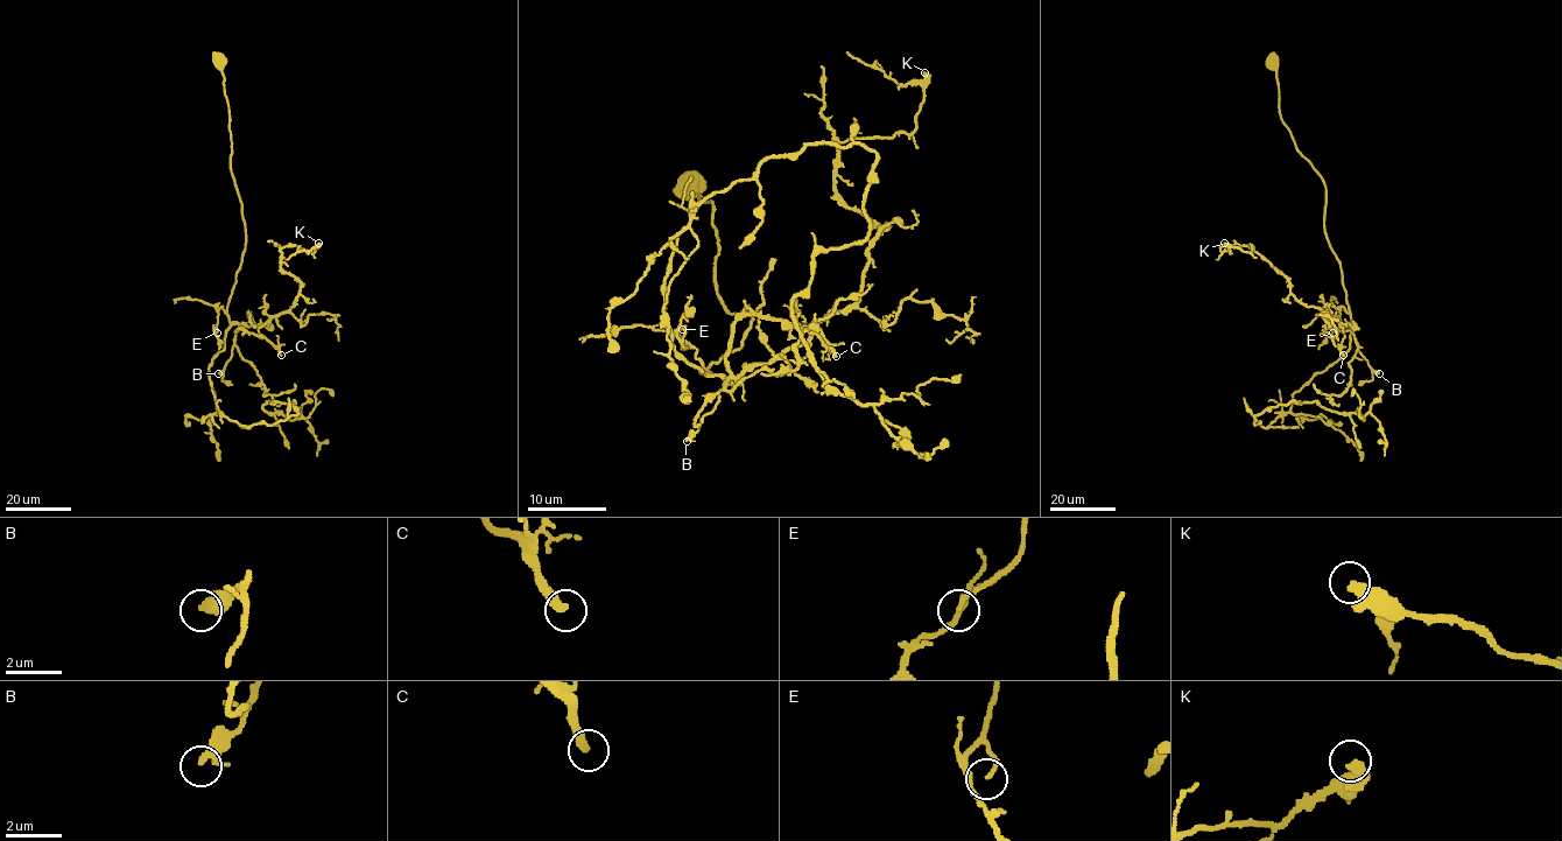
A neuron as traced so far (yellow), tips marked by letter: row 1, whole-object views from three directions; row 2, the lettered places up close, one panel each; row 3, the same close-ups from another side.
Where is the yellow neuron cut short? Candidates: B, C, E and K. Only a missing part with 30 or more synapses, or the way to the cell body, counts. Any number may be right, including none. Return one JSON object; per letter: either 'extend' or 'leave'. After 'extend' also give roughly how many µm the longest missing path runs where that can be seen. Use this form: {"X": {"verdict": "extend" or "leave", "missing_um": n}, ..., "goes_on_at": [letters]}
{"B": {"verdict": "leave"}, "C": {"verdict": "extend", "missing_um": 35}, "E": {"verdict": "leave"}, "K": {"verdict": "leave"}, "goes_on_at": ["C"]}

